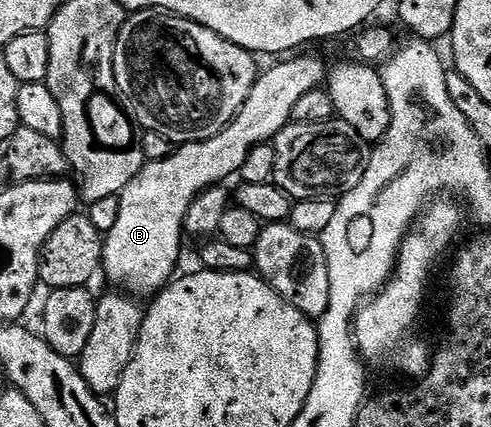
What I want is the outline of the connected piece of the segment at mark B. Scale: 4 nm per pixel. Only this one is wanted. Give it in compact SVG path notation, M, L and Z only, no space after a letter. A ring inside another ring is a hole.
M292 55L287 59L280 59L277 65L272 65L268 70L261 72L254 87L250 91L250 95L246 95L246 103L236 112L236 118L226 126L218 135L214 135L205 141L189 141L187 145L181 145L173 148L172 154L168 158L158 159L157 161L149 161L140 168L138 175L134 175L134 179L130 179L130 183L126 186L121 193L118 194L120 199L120 206L118 207L118 223L114 223L114 227L110 227L110 231L104 239L104 259L102 262L103 276L108 276L113 281L113 286L121 287L125 292L131 293L138 299L145 299L144 297L151 298L153 295L160 292L165 285L173 280L174 274L177 272L176 264L180 261L180 244L186 241L186 234L184 232L184 220L186 219L186 211L190 211L190 203L194 203L194 199L202 191L211 188L213 185L219 185L227 182L227 177L235 178L239 174L242 163L246 163L246 155L250 155L250 151L254 151L254 147L259 145L269 144L285 127L292 121L292 112L298 99L302 99L302 95L306 95L306 91L314 91L321 88L326 81L326 65L319 61L316 57L296 57L300 55Z

